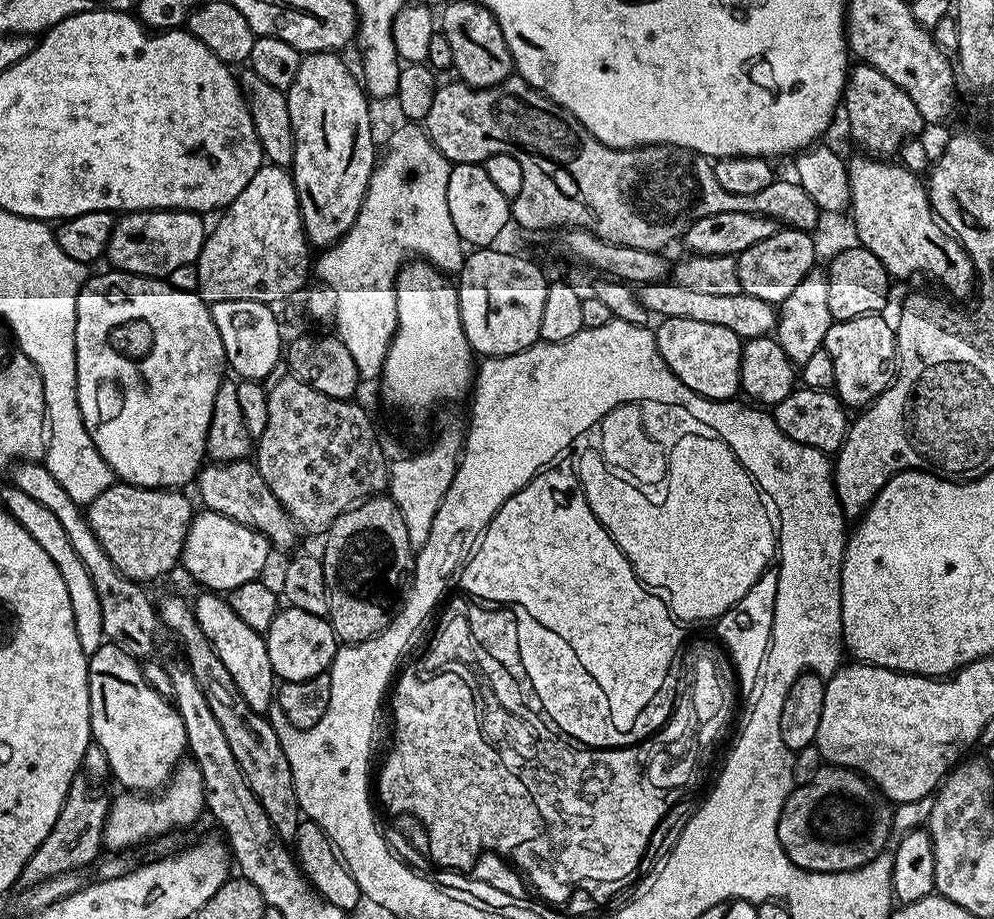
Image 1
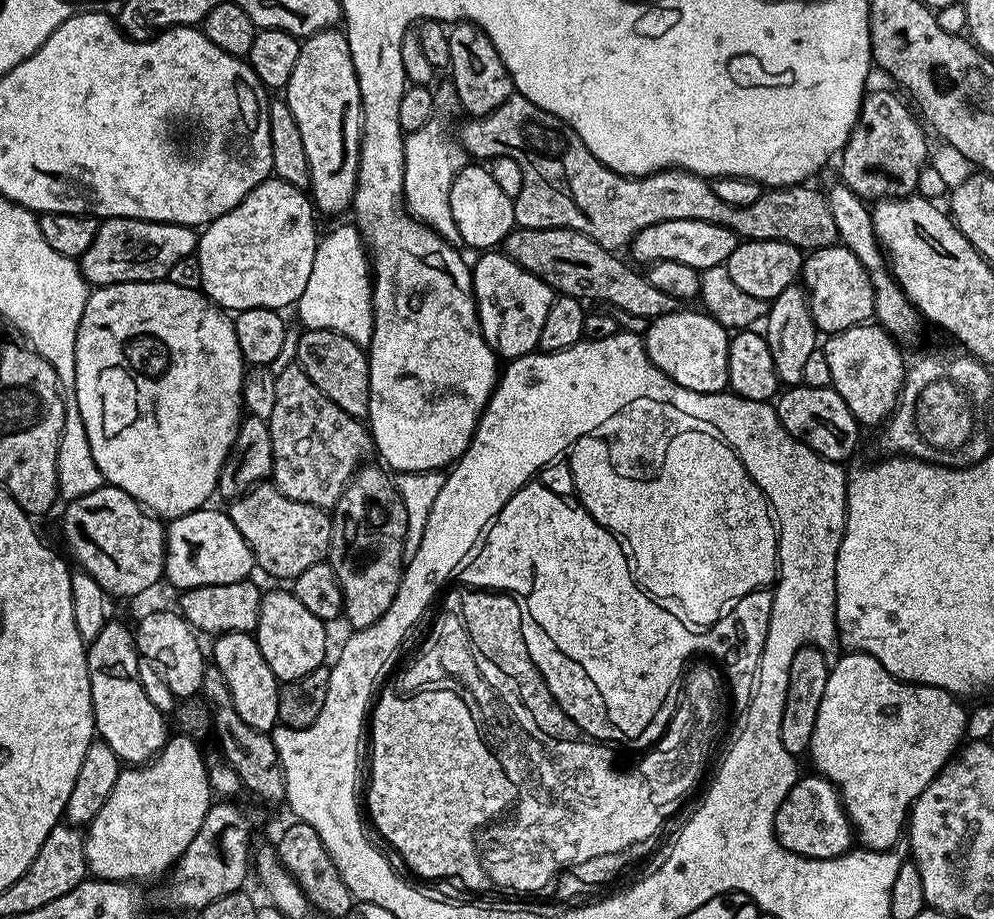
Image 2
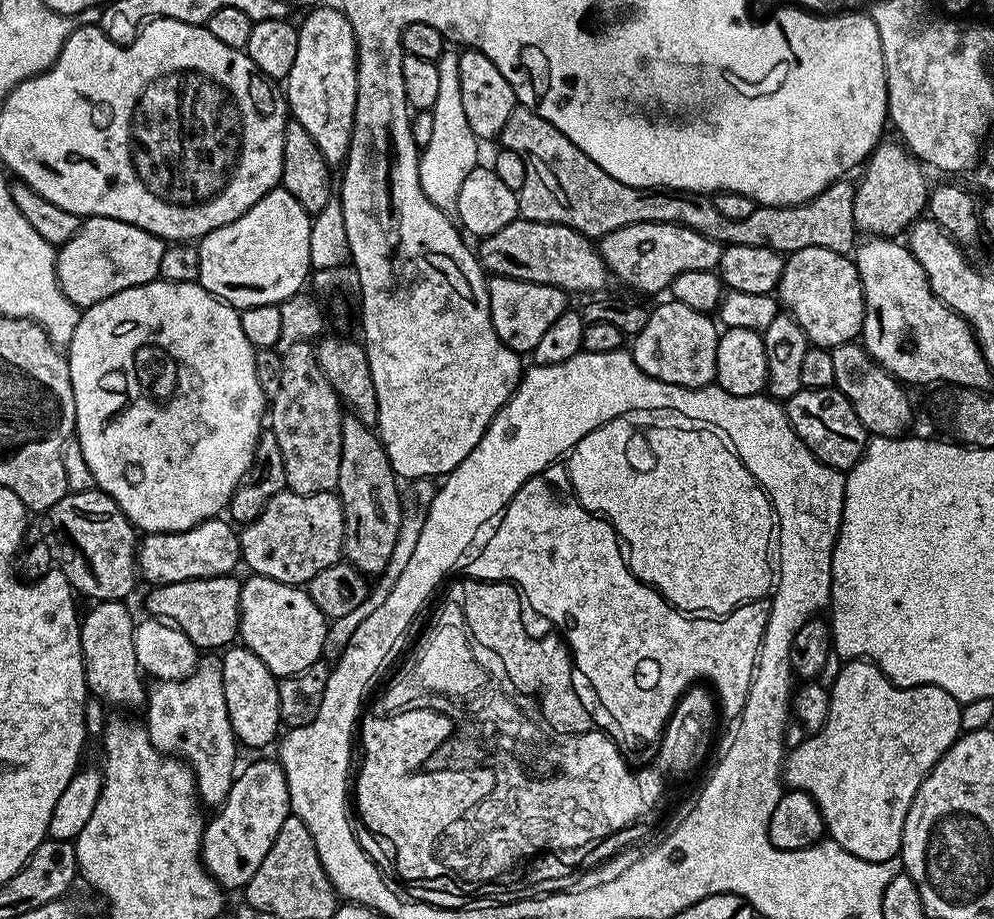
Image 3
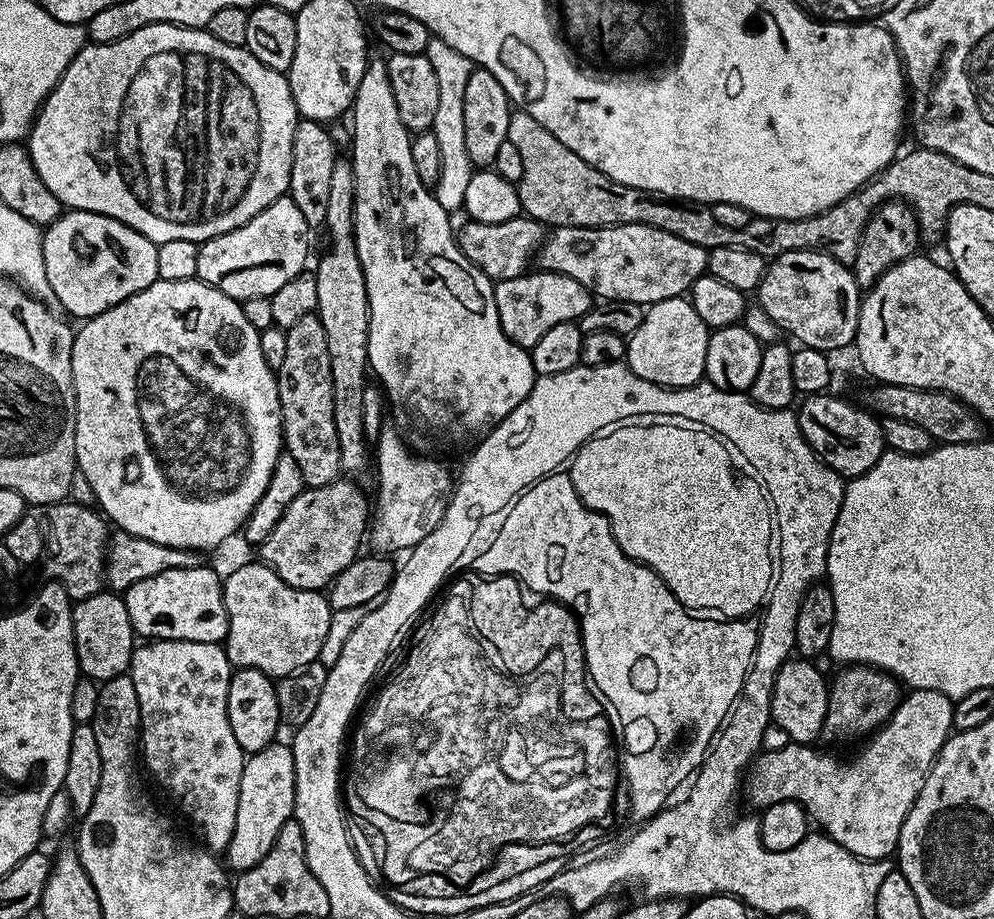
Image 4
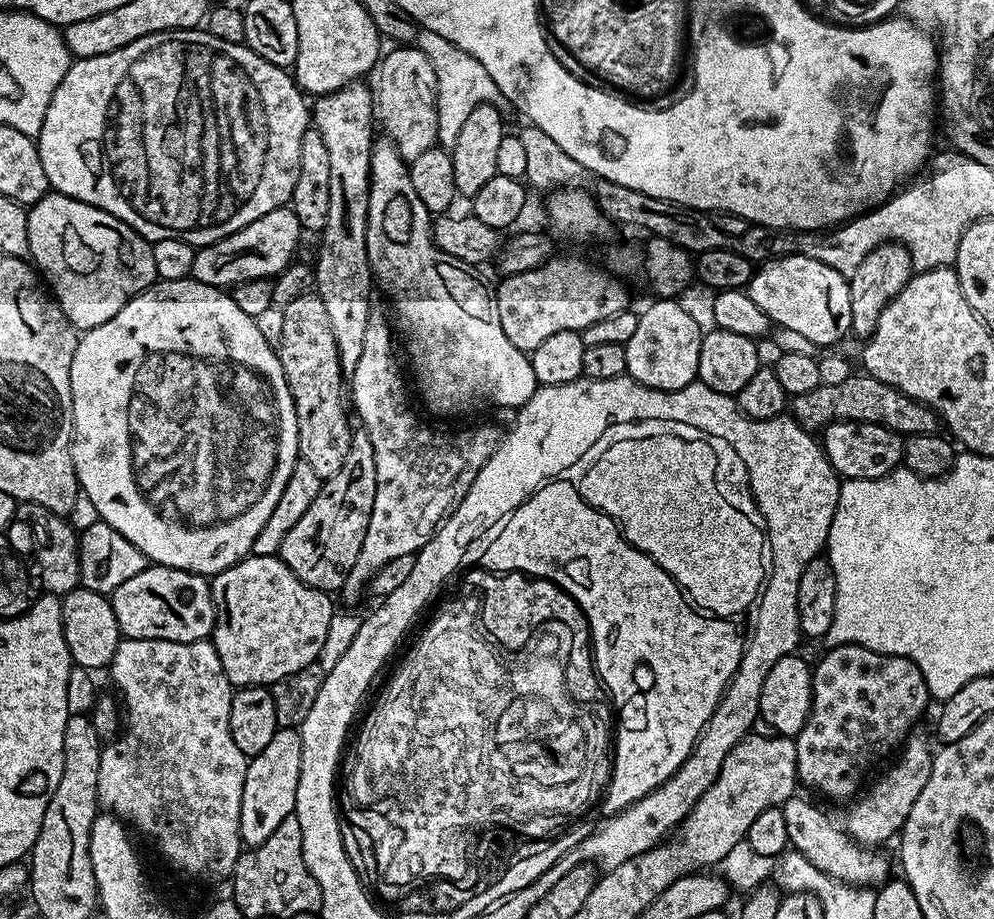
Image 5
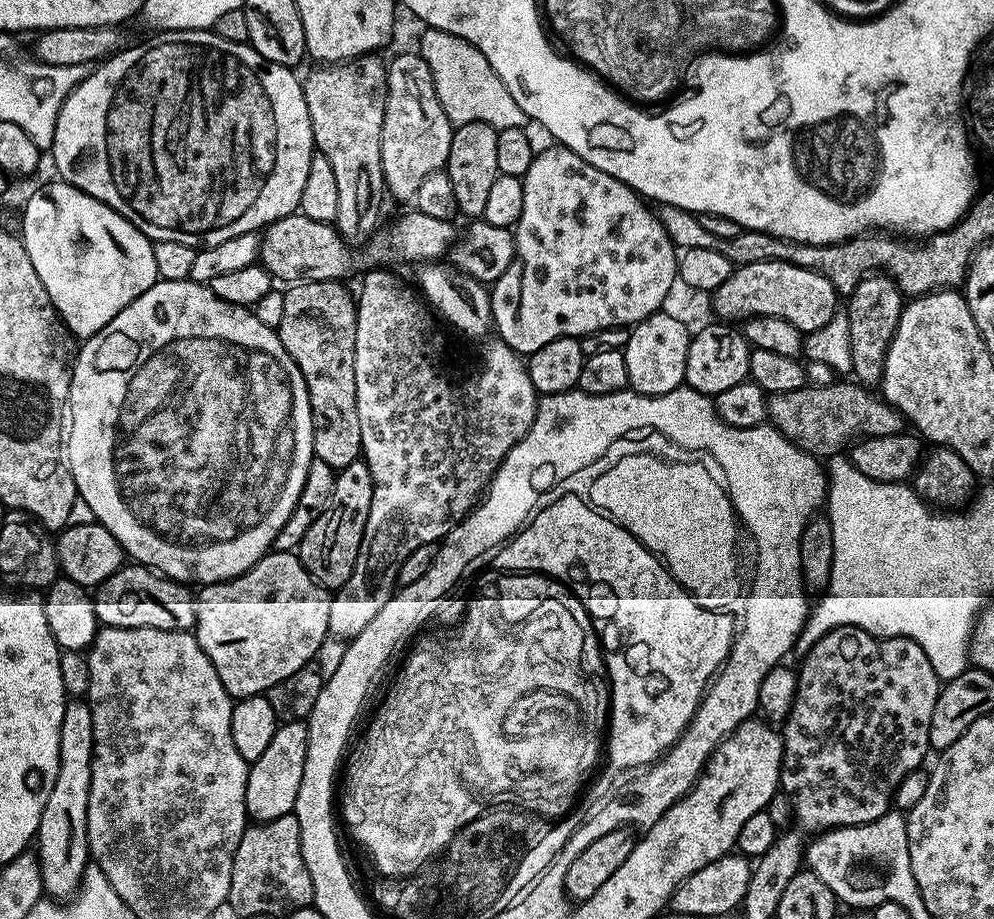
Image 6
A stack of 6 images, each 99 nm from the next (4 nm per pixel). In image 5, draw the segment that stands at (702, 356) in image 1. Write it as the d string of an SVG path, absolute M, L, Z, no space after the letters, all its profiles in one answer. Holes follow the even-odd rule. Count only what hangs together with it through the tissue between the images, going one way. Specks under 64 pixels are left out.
M656 298L645 312L639 313L640 321L626 350L627 375L659 392L682 390L697 379L698 354L702 327L683 308L676 298Z

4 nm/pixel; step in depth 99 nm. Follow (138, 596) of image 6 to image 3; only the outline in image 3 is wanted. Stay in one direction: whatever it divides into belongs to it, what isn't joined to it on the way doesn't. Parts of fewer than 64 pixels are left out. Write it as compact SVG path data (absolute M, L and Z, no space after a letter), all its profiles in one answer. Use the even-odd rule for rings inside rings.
M235 575L215 576L214 578L194 578L190 582L170 582L158 584L148 596L149 617L159 617L185 632L185 636L200 650L224 650L240 635L240 586Z

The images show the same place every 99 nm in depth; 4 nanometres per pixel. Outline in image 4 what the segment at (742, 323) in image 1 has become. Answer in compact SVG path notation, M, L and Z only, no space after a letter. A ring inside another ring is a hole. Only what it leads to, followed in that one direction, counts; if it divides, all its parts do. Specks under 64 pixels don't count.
M527 214L510 218L506 222L478 222L468 220L458 228L458 243L462 254L482 270L493 282L509 280L525 275L533 263L534 257L544 243L545 225L533 220ZM529 264L529 265L528 265Z

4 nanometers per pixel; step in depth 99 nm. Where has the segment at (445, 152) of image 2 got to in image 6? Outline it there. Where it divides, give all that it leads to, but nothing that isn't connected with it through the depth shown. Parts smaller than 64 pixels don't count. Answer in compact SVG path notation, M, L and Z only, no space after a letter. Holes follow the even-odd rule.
M425 27L423 31L418 54L426 62L426 66L430 66L438 102L442 102L442 110L446 110L446 118L450 118L452 125L482 122L499 130L524 128L529 123L528 115L522 110L522 106L518 106L518 102L514 102L510 90L502 86L502 78L494 74L494 66L486 62L486 54L482 54L482 50L437 28Z

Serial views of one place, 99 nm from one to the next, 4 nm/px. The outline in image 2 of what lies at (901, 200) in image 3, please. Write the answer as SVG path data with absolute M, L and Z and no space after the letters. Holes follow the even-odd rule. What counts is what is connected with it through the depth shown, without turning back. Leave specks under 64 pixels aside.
M869 91L860 104L856 124L839 157L839 179L865 202L913 195L918 174L929 163L925 125L911 107L904 105L905 97L900 96Z

